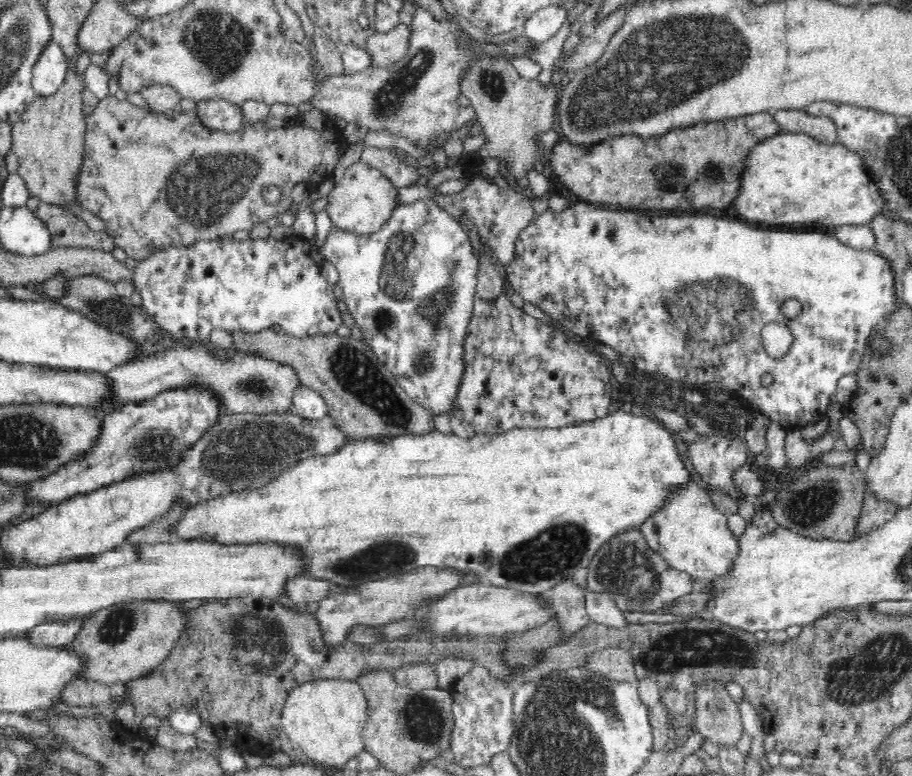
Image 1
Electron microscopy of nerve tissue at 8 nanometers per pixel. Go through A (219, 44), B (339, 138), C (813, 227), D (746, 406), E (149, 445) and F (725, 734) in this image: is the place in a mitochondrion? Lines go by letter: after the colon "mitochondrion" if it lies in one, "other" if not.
A: mitochondrion
B: other
C: other
D: other
E: mitochondrion
F: other

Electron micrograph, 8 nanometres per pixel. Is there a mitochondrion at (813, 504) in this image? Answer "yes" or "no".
yes

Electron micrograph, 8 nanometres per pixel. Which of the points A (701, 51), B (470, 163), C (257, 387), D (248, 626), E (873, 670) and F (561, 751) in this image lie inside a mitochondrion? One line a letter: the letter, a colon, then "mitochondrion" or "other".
A: mitochondrion
B: other
C: mitochondrion
D: mitochondrion
E: mitochondrion
F: mitochondrion

